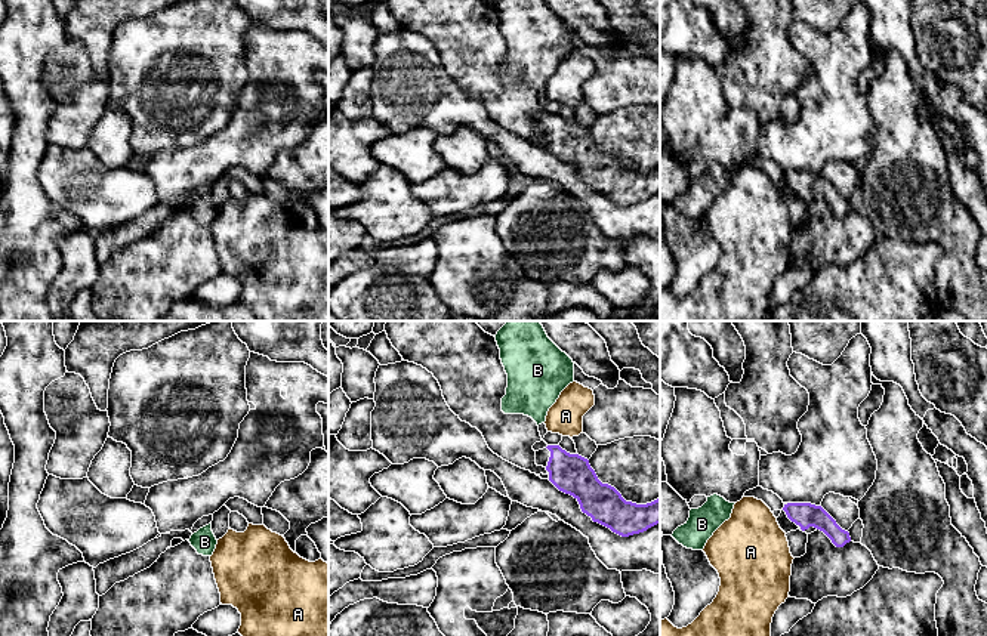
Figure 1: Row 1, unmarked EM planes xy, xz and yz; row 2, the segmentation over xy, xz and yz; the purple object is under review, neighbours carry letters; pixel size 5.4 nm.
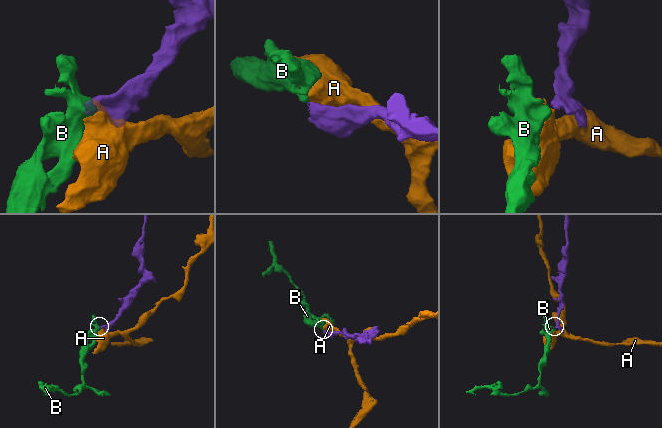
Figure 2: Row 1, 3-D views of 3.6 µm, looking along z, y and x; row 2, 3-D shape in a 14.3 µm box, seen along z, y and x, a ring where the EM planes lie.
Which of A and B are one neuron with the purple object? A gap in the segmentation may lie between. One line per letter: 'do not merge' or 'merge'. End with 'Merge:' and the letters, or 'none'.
A: do not merge
B: do not merge
Merge: none

